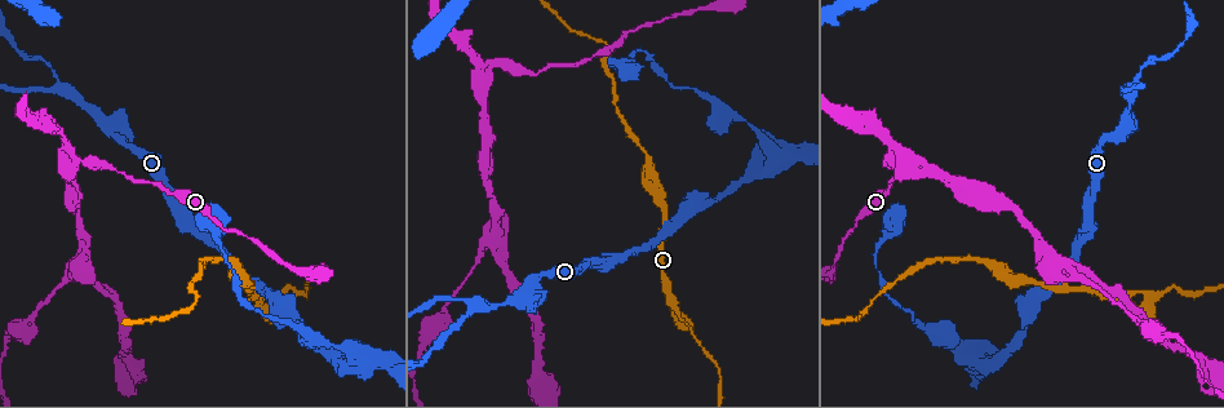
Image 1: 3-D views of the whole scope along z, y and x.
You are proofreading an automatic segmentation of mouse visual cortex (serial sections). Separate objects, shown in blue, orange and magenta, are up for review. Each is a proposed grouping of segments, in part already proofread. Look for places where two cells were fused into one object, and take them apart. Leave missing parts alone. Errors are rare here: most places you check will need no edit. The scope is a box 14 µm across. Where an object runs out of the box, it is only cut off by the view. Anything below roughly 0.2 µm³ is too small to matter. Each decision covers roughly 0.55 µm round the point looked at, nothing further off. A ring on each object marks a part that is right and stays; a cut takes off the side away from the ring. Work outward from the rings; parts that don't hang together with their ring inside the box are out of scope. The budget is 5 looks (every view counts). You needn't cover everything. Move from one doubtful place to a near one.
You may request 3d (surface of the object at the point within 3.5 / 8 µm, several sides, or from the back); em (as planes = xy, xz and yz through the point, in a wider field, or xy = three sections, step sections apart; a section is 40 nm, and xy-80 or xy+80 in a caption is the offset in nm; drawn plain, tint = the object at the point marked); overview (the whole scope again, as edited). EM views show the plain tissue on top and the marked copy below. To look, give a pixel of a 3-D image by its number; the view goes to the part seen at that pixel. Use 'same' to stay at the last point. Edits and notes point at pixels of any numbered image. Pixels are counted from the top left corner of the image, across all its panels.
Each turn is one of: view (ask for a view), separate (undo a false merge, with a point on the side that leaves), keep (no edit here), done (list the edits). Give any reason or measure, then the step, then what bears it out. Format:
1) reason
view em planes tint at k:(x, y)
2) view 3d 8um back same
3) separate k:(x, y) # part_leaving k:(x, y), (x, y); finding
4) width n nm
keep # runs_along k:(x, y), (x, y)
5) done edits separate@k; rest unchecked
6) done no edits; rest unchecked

sharp bend
view 3d 8um back at 1:(266, 310)

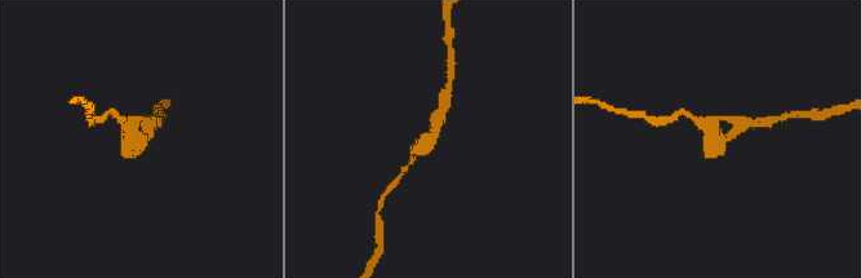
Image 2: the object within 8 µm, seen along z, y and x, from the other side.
closer look
view 3d 3.5um at 2:(140, 142)

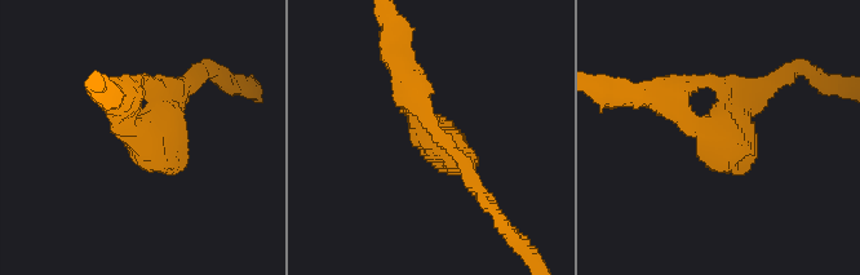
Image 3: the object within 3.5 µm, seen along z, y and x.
view em xy step 3 tint at 3:(718, 137)

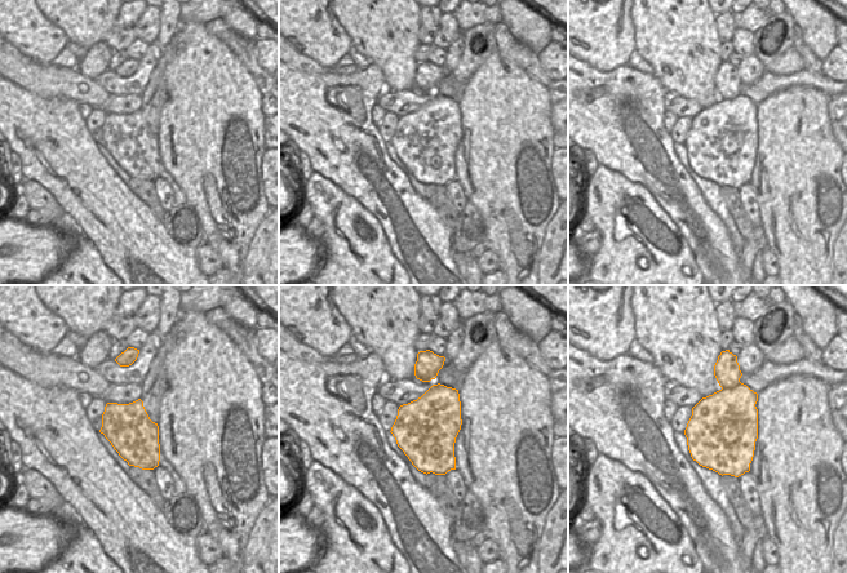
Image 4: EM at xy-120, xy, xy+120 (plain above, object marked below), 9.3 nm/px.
width 600 nm
keep # runs_along 3:(403, 72), (411, 109), (475, 185); continuous, no second cell

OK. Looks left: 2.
thick turns thin
view 3d 3.5um at 1:(494, 242)

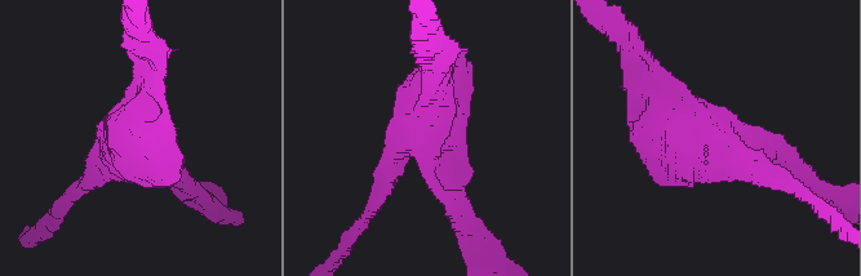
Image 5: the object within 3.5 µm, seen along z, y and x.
view em xy step 5 tint at 5:(436, 131)

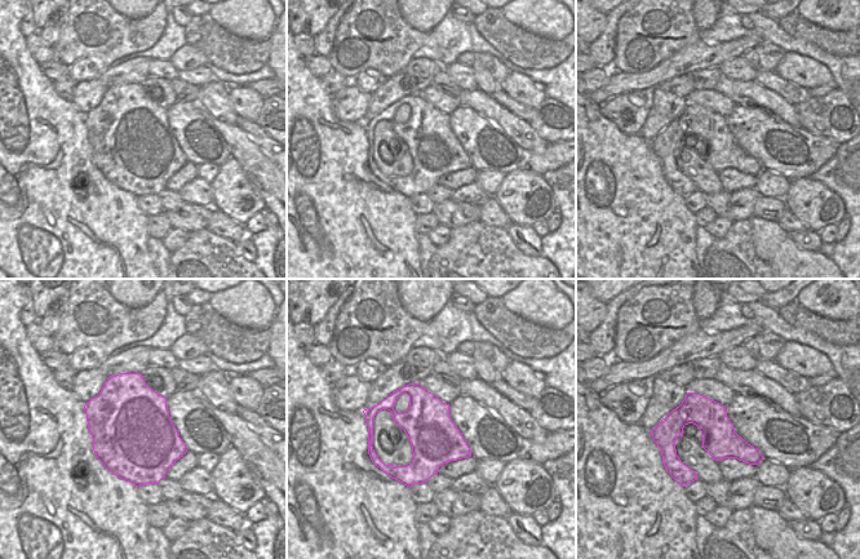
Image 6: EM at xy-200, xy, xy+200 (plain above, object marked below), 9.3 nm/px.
keep # runs_along 6:(669, 417), (703, 417), (758, 457); one cell here

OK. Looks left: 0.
done no edits; rest unchecked

